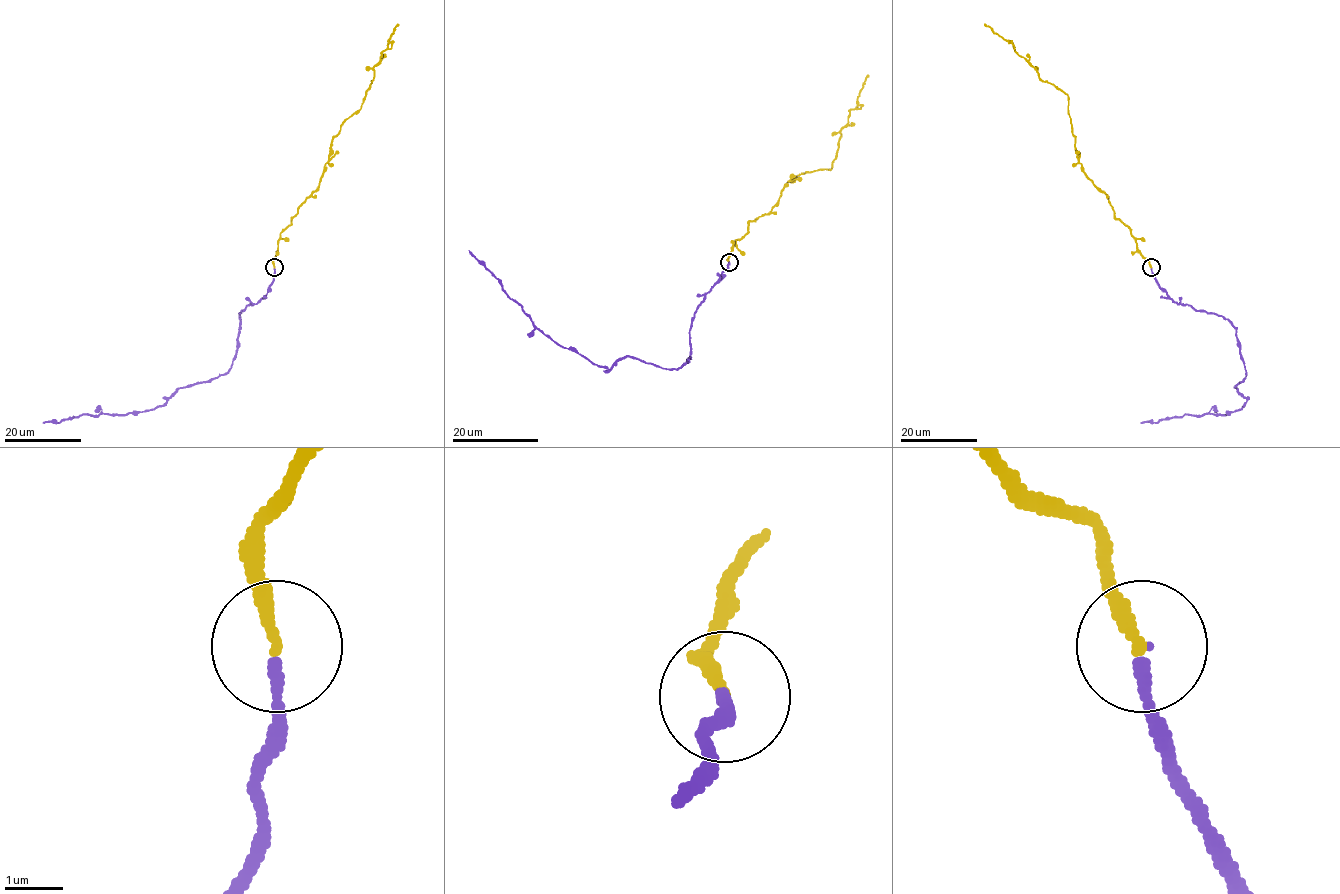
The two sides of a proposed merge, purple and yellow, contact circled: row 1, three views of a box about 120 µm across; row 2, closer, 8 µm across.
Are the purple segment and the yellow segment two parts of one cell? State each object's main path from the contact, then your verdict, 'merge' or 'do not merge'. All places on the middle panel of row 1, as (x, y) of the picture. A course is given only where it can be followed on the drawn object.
purple via (729, 263), (694, 314), (690, 356), (681, 368), (660, 368), (625, 356), (607, 370), (545, 335), (468, 250) | yellow via (729, 262), (747, 223), (767, 215), (793, 177), (830, 168), (840, 131), (868, 74) | merge

